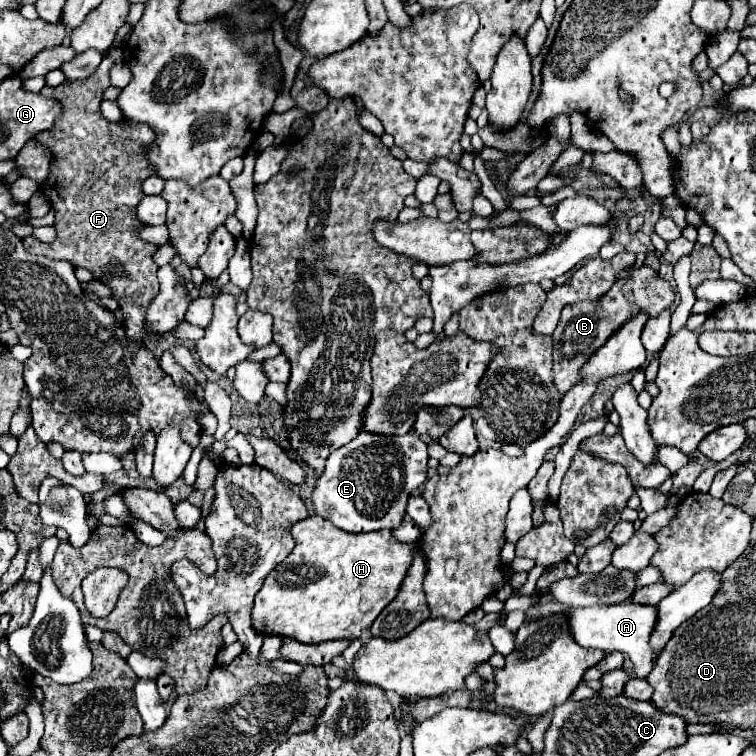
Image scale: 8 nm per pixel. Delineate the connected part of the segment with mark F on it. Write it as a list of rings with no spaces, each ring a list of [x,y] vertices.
[[[115,47],[87,79],[65,81],[59,87],[41,89],[41,95],[59,101],[63,107],[57,123],[35,137],[37,143],[51,151],[49,175],[39,191],[55,213],[57,237],[51,243],[41,243],[31,235],[23,239],[23,247],[33,255],[65,259],[73,267],[89,269],[95,279],[113,291],[113,299],[119,303],[125,319],[125,333],[131,339],[145,341],[145,311],[159,293],[155,275],[157,265],[151,261],[157,247],[137,237],[135,229],[139,227],[139,221],[135,219],[133,209],[143,199],[141,183],[153,175],[141,147],[151,145],[155,135],[147,125],[123,127],[121,123],[111,123],[99,111],[103,91],[109,87],[109,69],[113,63],[121,61],[123,51]]]

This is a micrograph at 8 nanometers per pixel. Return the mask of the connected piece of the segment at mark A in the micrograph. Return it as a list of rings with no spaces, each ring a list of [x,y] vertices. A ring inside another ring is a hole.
[[[539,593],[537,601],[525,611],[525,621],[537,621],[549,615],[563,615],[567,617],[567,625],[571,629],[571,635],[575,643],[579,643],[585,649],[601,649],[605,653],[609,651],[621,651],[635,663],[637,677],[645,679],[649,671],[653,669],[653,651],[649,647],[649,637],[653,633],[653,625],[657,619],[657,609],[649,605],[637,605],[631,601],[615,603],[615,605],[591,605],[591,607],[569,607],[563,603],[557,603],[549,593]]]

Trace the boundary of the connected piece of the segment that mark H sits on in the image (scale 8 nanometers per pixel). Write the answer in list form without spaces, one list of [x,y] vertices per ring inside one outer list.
[[[311,515],[297,521],[291,527],[291,535],[295,541],[293,551],[269,573],[253,603],[251,621],[259,635],[281,635],[297,639],[299,643],[323,643],[329,639],[359,637],[363,629],[373,625],[383,607],[391,603],[411,563],[413,545],[399,543],[387,529],[371,533],[347,533],[335,527],[331,521]]]

